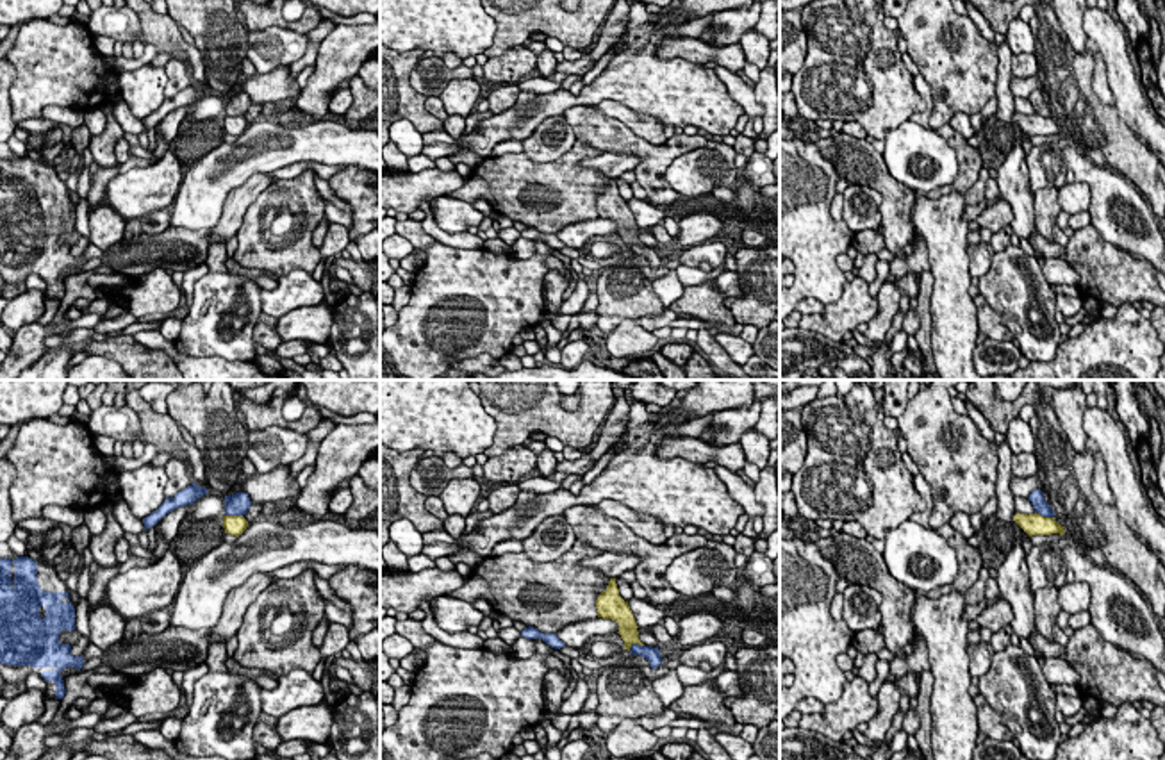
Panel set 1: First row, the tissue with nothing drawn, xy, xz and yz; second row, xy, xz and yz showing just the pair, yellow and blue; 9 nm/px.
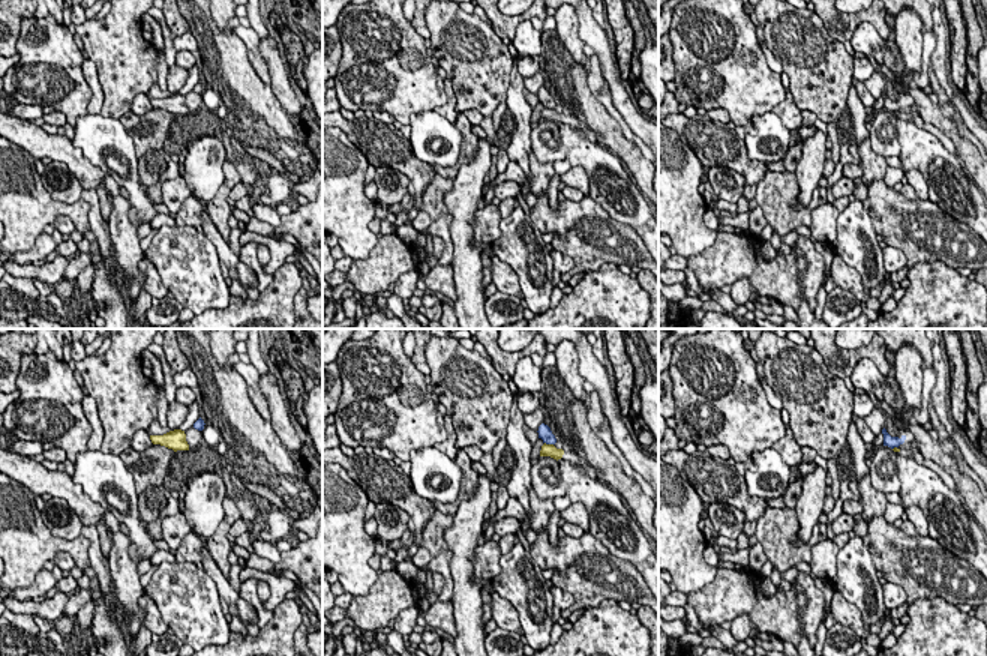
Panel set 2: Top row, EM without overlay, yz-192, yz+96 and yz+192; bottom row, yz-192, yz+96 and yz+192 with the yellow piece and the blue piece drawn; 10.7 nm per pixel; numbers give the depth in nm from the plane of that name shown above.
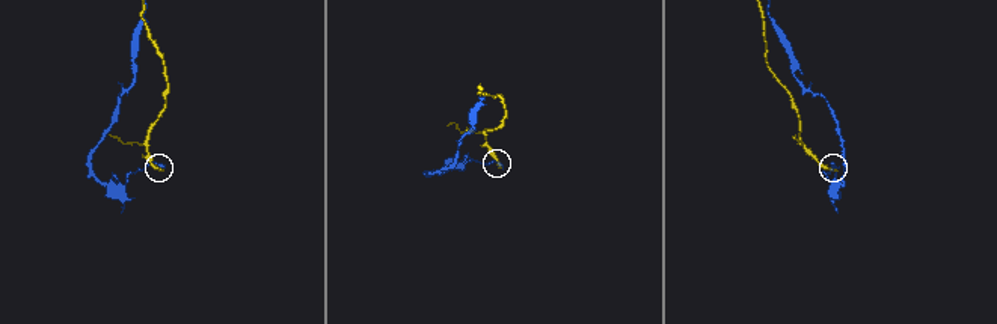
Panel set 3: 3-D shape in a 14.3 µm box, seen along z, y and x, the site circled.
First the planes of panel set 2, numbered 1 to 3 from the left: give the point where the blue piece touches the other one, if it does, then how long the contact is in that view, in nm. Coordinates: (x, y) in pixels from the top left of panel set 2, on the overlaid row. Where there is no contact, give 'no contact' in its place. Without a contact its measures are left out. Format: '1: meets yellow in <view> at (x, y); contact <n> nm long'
1: no contact
2: meets yellow in yz+96 at (549, 445); contact 100 nm long
3: meets yellow in yz+192 at (894, 448); contact 60 nm long

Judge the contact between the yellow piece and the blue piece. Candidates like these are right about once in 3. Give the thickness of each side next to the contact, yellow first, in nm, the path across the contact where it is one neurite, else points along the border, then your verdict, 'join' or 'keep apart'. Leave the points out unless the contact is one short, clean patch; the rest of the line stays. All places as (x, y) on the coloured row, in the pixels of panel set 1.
190 nm thick on the yellow side, 140 nm on the other; border along yz (1035, 511), (1053, 518); keep apart

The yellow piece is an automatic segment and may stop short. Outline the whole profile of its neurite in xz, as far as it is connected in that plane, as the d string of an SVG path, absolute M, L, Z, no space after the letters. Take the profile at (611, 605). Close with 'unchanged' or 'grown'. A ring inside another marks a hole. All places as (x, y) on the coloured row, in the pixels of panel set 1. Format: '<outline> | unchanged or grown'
M610 578L607 589L598 596L596 608L598 608L598 617L612 619L619 624L617 633L624 640L624 649L630 651L633 644L644 646L639 640L639 632L637 632L639 626L628 607L628 601L624 601L619 596L616 578Z | unchanged

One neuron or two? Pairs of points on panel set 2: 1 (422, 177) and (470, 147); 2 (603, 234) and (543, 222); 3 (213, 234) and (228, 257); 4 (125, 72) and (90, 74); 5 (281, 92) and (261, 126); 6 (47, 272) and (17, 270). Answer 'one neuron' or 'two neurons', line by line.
1: two neurons
2: one neuron
3: one neuron
4: two neurons
5: two neurons
6: one neuron

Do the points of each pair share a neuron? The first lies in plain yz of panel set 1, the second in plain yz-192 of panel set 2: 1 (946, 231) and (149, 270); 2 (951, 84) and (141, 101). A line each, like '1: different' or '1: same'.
1: different
2: different

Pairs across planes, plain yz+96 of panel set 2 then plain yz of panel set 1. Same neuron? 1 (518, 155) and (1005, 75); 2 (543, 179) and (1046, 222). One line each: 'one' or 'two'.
1: one
2: one

